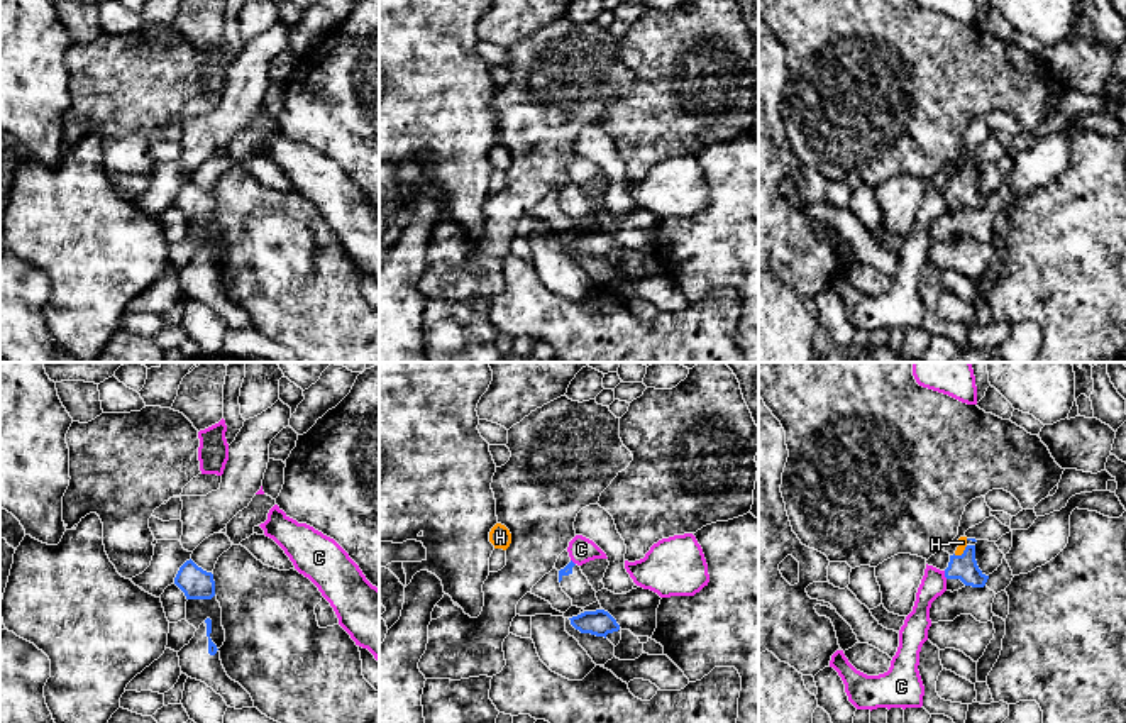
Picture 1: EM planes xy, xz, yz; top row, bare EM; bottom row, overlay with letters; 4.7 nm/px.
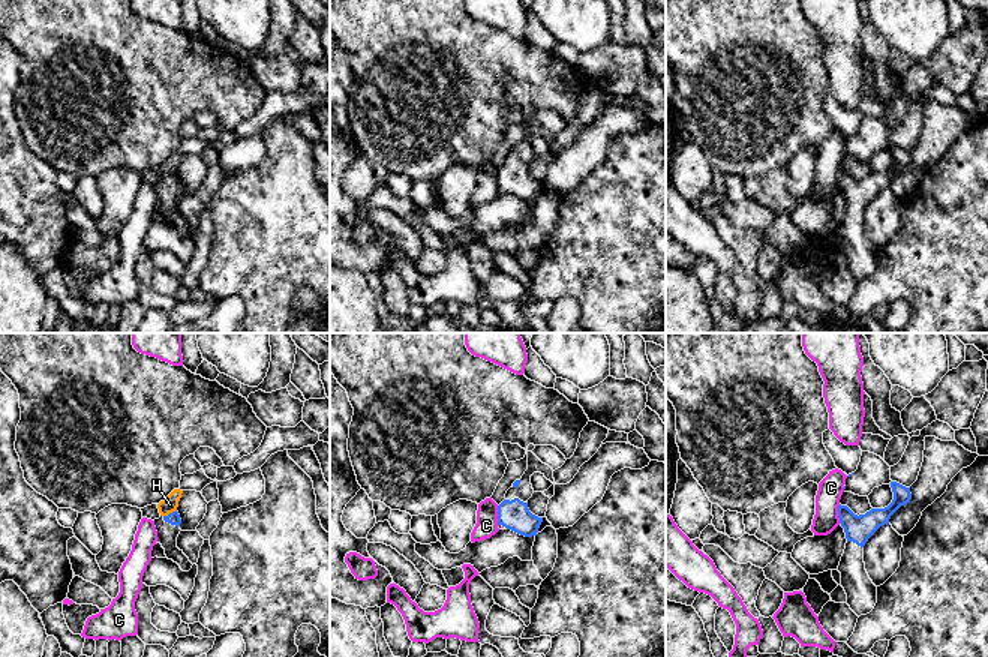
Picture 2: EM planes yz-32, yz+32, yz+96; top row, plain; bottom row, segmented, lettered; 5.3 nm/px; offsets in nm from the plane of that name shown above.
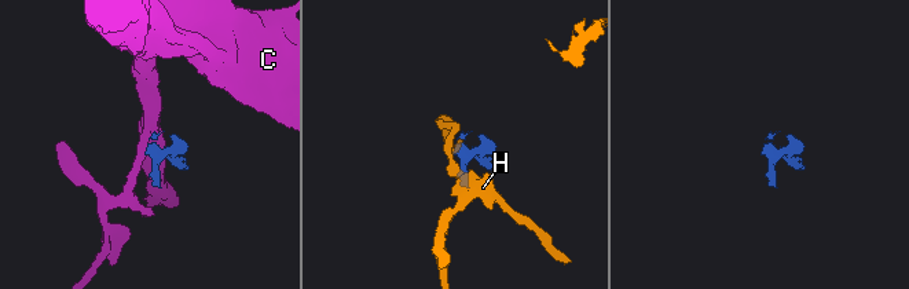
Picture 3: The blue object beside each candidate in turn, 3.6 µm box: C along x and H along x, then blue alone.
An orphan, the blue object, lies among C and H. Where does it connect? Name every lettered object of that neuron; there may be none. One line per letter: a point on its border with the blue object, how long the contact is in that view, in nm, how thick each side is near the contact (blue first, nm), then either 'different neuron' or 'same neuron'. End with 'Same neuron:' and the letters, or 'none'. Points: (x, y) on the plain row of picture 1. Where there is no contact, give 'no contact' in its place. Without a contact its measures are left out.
C: yz (945, 195) | 40 nm | 120/120 nm | different neuron
H: yz (962, 175) | 80 nm | 120/50 nm | different neuron
Same neuron: none

